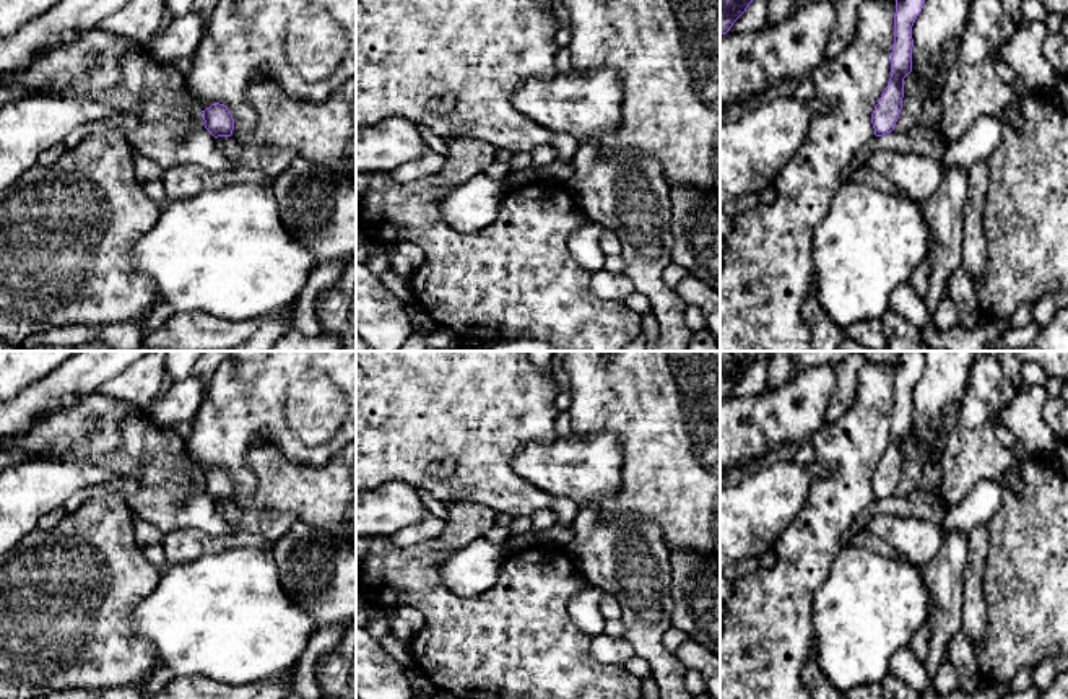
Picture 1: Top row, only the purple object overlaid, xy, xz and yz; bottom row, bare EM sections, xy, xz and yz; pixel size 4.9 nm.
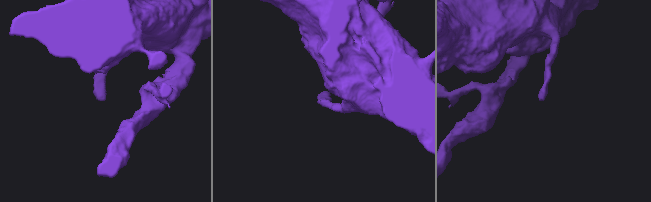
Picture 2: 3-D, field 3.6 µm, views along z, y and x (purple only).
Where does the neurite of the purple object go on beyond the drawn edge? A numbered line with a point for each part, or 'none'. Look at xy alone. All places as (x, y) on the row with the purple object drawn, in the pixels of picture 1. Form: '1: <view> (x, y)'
none

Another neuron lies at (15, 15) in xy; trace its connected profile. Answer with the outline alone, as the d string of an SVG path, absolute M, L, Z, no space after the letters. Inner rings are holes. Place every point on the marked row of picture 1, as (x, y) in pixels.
M0 0L0 39L15 36L62 0Z

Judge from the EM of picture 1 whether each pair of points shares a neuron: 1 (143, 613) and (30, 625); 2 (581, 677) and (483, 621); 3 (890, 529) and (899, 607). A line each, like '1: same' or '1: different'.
1: different
2: same
3: different

